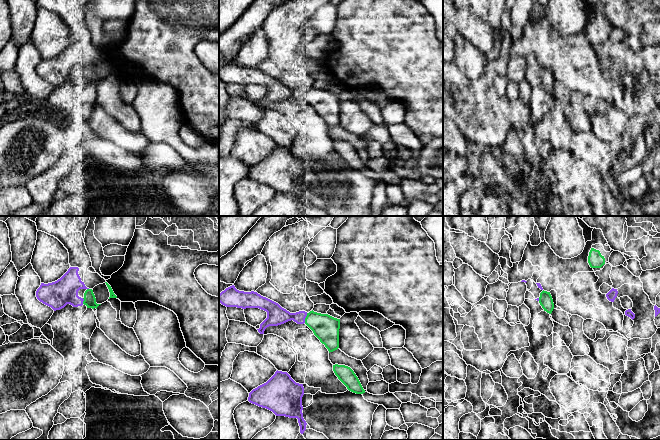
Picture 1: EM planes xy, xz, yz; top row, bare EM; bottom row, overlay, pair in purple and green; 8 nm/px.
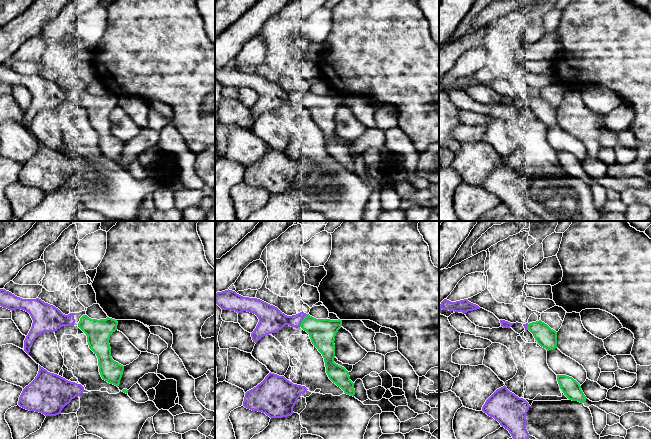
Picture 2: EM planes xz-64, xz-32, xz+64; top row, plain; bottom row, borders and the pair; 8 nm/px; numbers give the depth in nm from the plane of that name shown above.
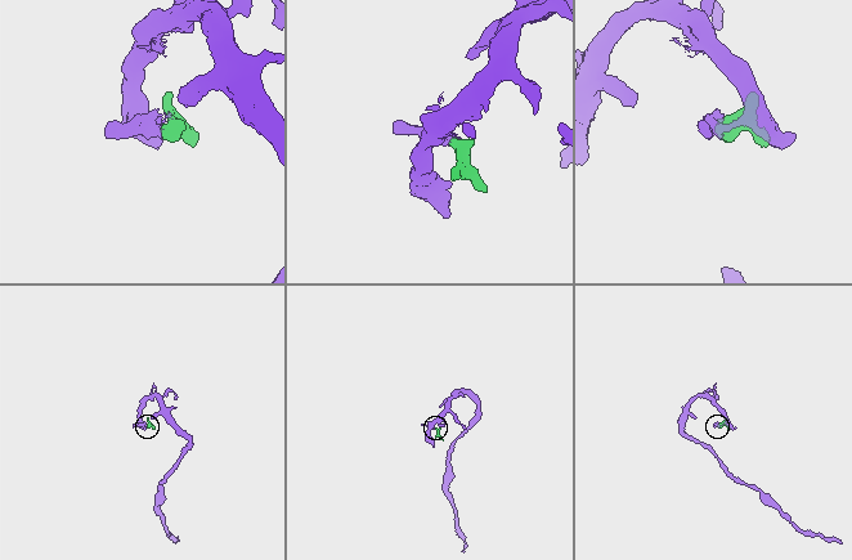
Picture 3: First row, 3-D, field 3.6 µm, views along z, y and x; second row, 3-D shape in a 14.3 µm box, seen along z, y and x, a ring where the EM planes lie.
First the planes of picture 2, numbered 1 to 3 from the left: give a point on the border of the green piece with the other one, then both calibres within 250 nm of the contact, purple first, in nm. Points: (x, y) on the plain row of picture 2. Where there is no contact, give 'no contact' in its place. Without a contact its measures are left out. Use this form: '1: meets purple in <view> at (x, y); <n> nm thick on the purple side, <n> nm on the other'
1: no contact
2: meets purple in xz-32 at (302, 95); 200 nm thick on the purple side, 220 nm on the other
3: meets purple in xz+64 at (526, 103); 30 nm thick on the purple side, 160 nm on the other

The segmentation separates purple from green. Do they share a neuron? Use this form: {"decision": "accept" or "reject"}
{"decision": "accept"}

